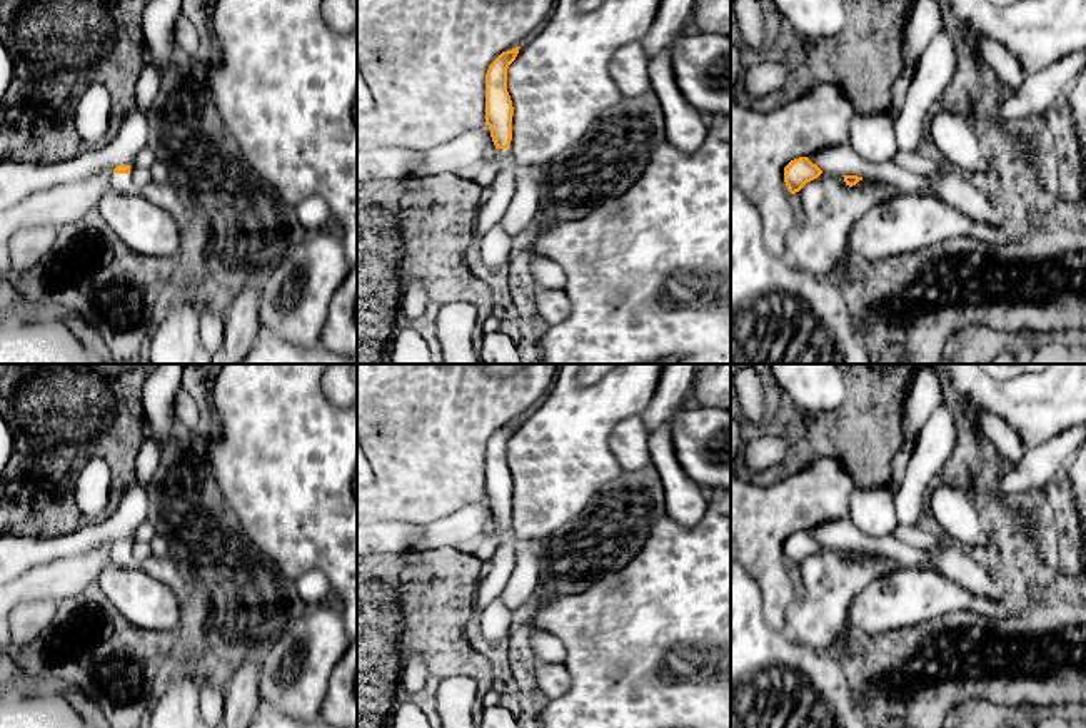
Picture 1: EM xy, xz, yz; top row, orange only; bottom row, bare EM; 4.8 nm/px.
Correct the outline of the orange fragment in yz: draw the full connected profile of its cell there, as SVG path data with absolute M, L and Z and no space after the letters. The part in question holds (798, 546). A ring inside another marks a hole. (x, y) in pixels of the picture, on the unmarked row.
M807 531L791 534L784 541L784 556L791 568L799 566L807 556L817 553L822 544Z

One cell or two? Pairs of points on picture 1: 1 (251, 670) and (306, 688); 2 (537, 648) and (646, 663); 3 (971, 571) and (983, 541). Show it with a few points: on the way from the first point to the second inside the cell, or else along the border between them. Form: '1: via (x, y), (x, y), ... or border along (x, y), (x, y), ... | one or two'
1: border along (262, 662), (259, 670), (261, 700) | two
2: border along (532, 628), (551, 631), (563, 643), (563, 663) | two
3: border along (953, 541), (976, 556) | two

